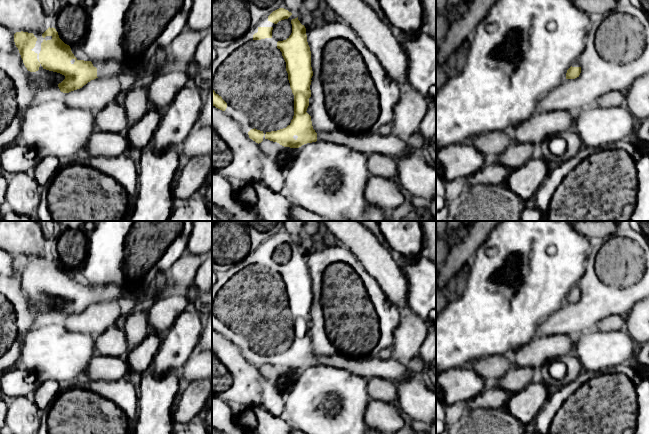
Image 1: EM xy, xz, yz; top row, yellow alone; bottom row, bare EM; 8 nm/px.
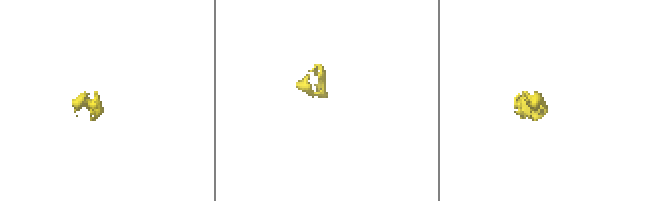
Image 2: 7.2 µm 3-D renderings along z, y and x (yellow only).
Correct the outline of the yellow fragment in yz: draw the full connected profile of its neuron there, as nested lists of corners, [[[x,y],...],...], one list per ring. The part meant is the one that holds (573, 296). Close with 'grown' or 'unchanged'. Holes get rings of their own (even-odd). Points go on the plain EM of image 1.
[[[575,285],[572,287],[572,290],[567,294],[566,303],[575,303],[579,301],[581,297],[581,290],[579,285]]]; grown

